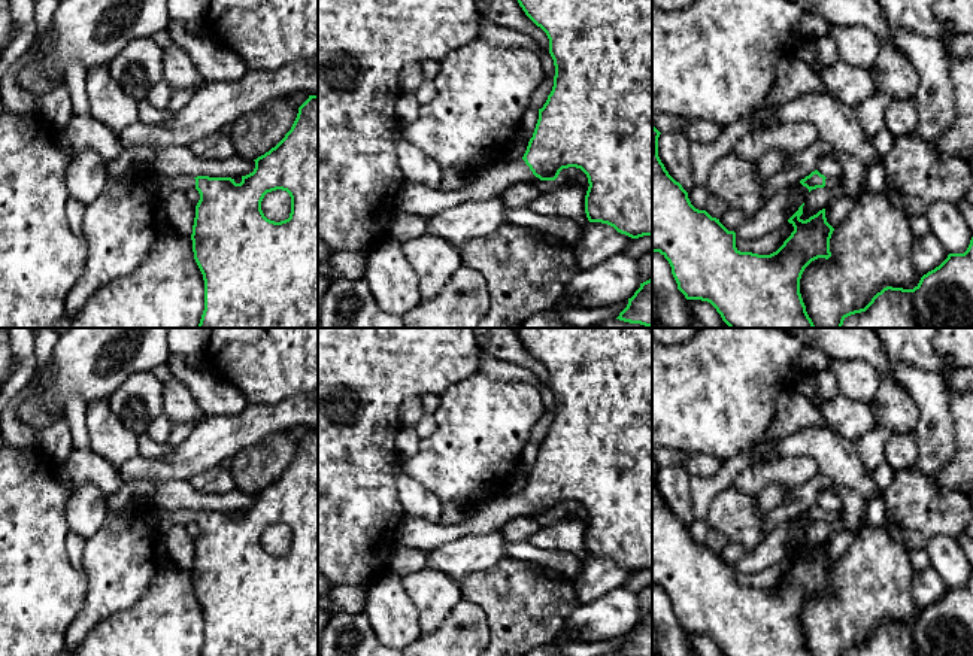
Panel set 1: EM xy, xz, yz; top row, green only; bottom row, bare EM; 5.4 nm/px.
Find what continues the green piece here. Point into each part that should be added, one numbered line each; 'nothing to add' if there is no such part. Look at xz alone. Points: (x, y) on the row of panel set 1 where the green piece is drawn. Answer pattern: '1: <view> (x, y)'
1: xz (414, 199)

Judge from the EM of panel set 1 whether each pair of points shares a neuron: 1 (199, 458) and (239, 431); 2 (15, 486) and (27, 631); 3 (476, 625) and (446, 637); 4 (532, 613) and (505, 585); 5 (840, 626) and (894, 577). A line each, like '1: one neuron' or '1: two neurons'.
1: one neuron
2: one neuron
3: one neuron
4: one neuron
5: one neuron

